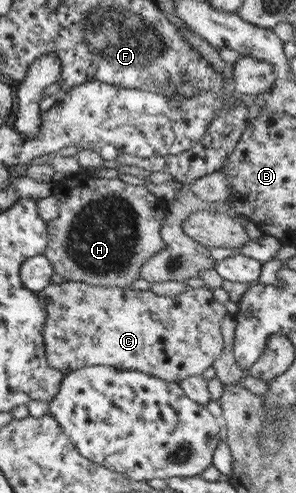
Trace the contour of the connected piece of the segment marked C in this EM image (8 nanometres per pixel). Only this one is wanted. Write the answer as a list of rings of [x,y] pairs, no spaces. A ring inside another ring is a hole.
[[[63,281],[59,284],[49,283],[41,291],[37,292],[37,299],[41,299],[41,303],[45,305],[45,320],[41,326],[41,335],[43,339],[44,357],[46,363],[56,371],[63,375],[67,375],[71,371],[86,366],[108,366],[117,370],[137,371],[144,375],[153,376],[156,379],[165,382],[174,382],[179,384],[183,379],[191,376],[199,376],[207,368],[211,367],[218,359],[222,351],[223,339],[220,333],[221,320],[228,315],[222,303],[213,299],[212,290],[205,286],[197,288],[187,288],[181,293],[172,296],[158,296],[149,290],[134,290],[132,287],[107,287],[89,285],[83,282],[67,282]]]

